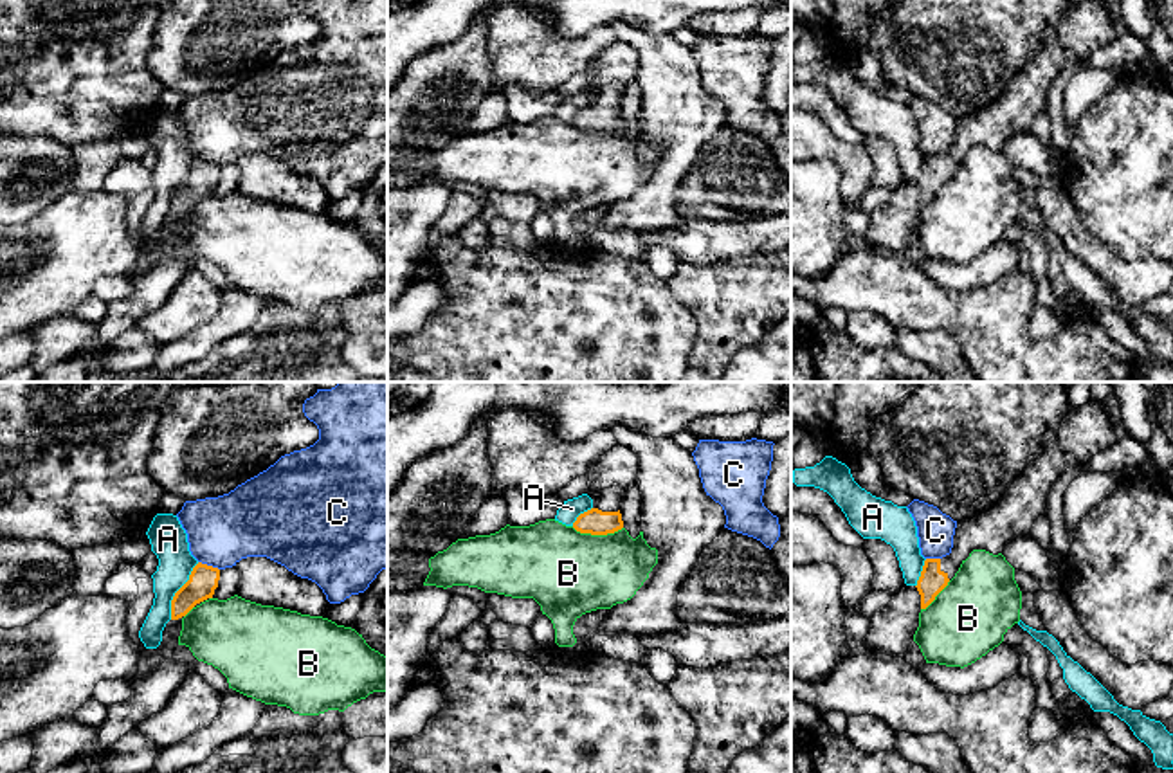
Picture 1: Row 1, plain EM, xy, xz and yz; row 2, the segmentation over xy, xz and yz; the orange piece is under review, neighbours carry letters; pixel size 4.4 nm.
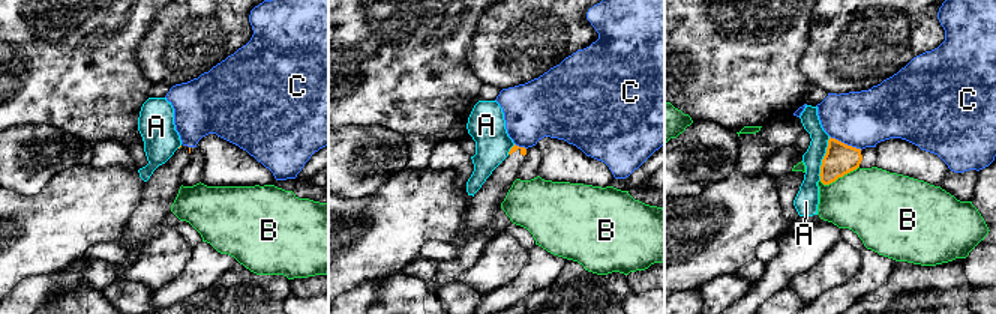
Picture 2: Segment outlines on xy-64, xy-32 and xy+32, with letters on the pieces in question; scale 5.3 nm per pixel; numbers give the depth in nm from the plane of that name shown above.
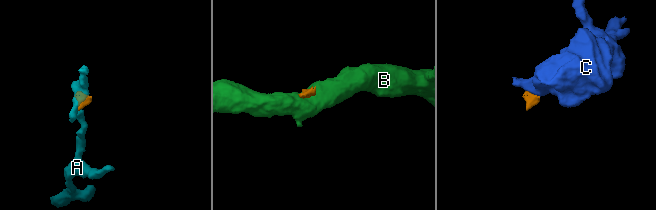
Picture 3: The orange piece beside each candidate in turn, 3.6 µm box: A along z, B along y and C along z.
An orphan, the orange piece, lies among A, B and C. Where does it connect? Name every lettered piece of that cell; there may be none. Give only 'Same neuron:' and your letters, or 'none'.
Same neuron: none

